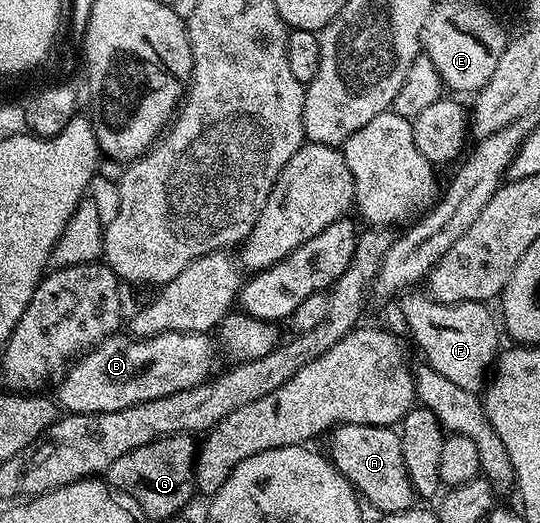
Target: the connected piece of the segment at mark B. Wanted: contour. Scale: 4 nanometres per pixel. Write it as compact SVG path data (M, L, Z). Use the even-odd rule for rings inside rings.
M168 331L146 339L125 333L110 335L60 376L56 402L75 415L115 413L143 401L155 401L155 397L197 387L210 378L213 343L215 347L214 336L203 331Z

